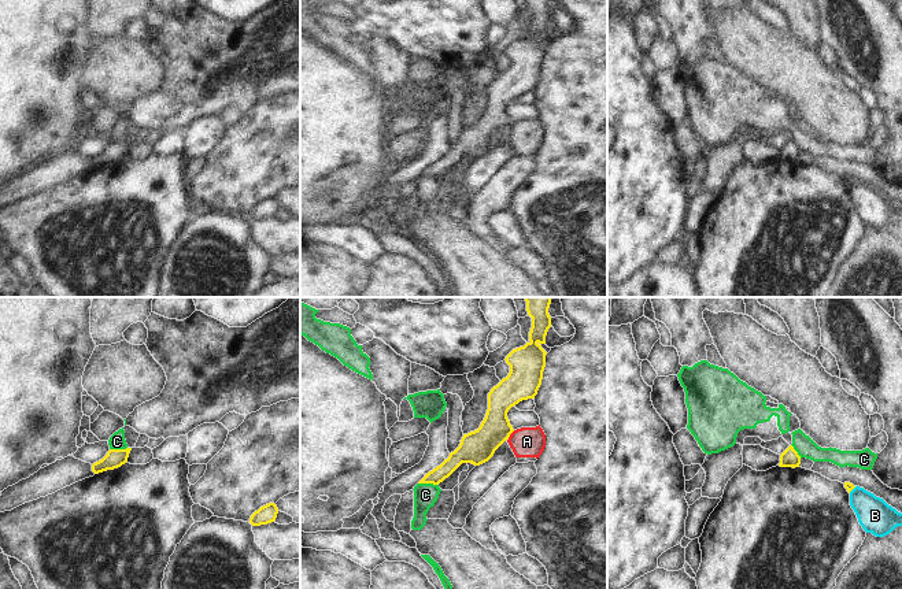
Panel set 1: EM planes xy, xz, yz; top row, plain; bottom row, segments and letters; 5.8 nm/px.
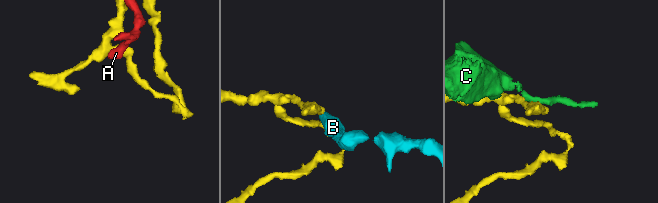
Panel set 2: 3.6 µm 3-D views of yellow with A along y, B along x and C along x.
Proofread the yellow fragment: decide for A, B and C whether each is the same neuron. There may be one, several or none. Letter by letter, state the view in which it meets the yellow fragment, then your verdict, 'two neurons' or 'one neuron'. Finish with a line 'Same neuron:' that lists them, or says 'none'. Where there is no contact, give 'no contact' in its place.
A: contact in xz; two neurons
B: contact in yz; two neurons
C: contact in xz; two neurons
Same neuron: none

